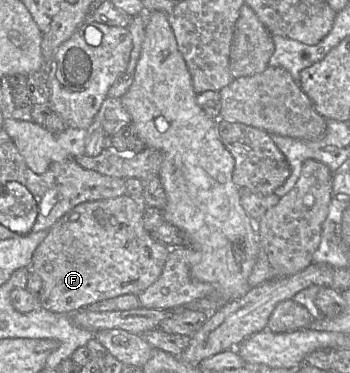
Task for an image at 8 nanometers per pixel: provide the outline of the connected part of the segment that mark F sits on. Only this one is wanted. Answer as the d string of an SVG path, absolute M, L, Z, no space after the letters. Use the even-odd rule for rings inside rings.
M122 195L120 197L85 202L77 205L64 216L62 216L49 230L47 237L40 243L35 249L30 270L37 273L42 279L42 289L39 294L39 306L43 309L60 314L72 314L87 307L88 305L115 298L126 294L138 295L146 290L153 283L155 283L162 274L163 268L169 256L170 249L164 244L153 239L144 228L143 216L141 211L141 205L139 202L135 202L130 196Z

